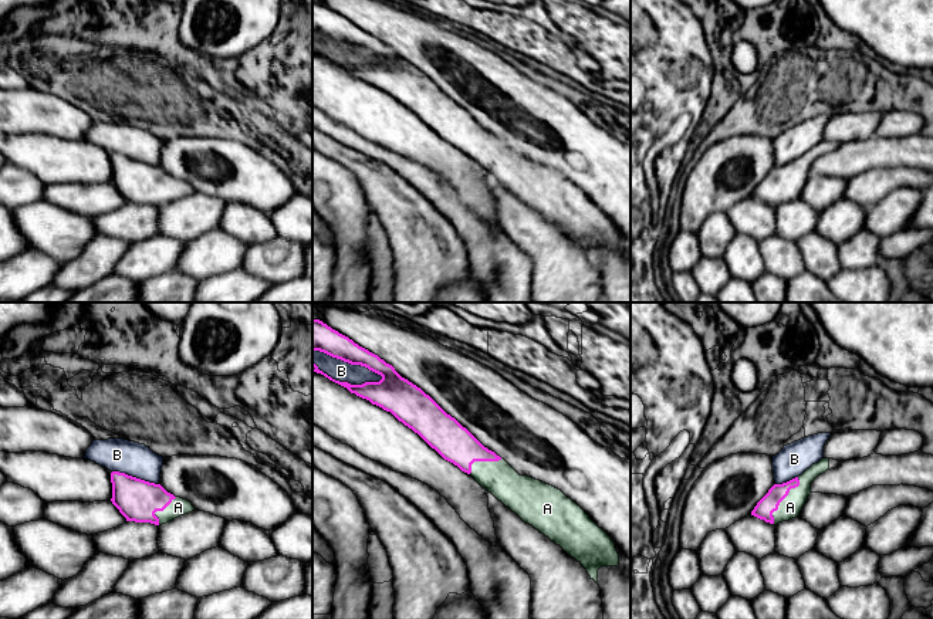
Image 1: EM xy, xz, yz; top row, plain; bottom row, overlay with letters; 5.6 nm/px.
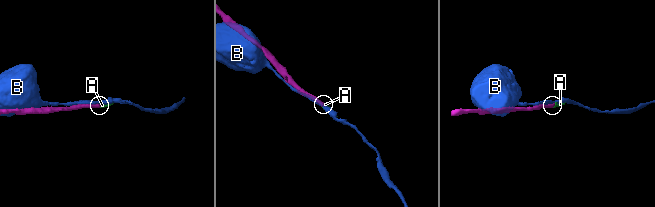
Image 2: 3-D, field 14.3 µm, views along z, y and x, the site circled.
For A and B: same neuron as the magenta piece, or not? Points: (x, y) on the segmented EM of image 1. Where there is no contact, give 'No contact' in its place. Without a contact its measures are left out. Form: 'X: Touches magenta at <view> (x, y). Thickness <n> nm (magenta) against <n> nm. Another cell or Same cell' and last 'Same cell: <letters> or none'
A: Touches magenta at yz (784, 497). Thickness 110 nm (magenta) against 120 nm. Same cell
B: Touches magenta at xz (348, 362). Thickness 180 nm (magenta) against 120 nm. Another cell
Same cell: A

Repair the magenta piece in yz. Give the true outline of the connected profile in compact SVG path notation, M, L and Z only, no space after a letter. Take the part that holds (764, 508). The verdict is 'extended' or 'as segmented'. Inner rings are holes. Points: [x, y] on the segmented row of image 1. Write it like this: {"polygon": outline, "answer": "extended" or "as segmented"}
{"polygon": "M821 459L801 476L782 484L774 484L757 503L751 515L774 525L800 517L811 494L811 483L826 470L835 469L838 463L839 461L834 459Z", "answer": "extended"}

